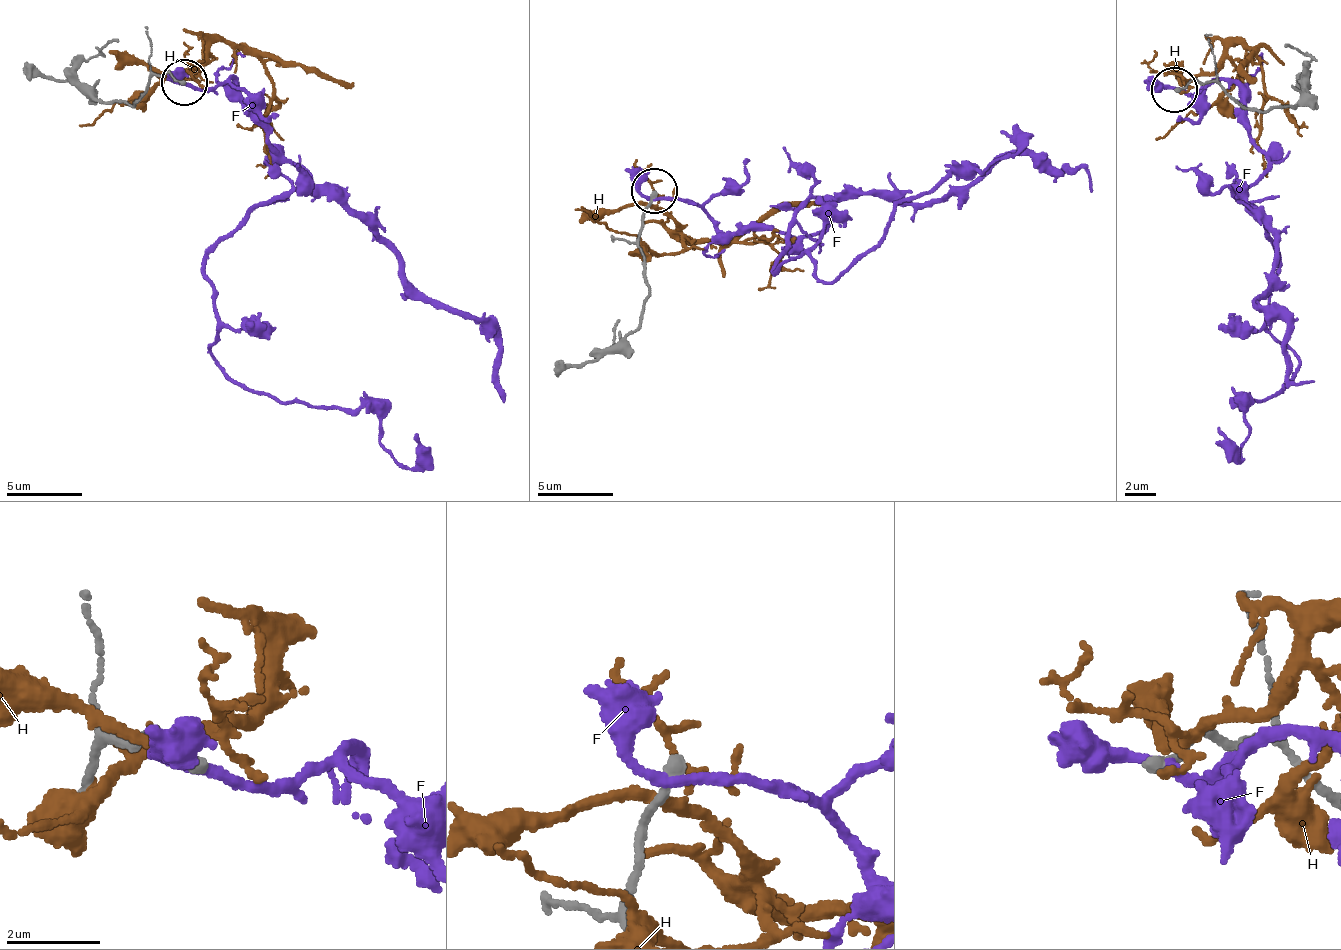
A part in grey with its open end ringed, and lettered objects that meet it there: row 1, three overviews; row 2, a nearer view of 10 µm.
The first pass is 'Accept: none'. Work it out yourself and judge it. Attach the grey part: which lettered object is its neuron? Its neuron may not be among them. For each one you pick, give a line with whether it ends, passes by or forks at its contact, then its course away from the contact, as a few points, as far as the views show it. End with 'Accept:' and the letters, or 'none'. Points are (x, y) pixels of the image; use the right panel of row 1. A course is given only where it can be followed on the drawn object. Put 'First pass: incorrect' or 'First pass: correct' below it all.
Accept: none
First pass: correct

